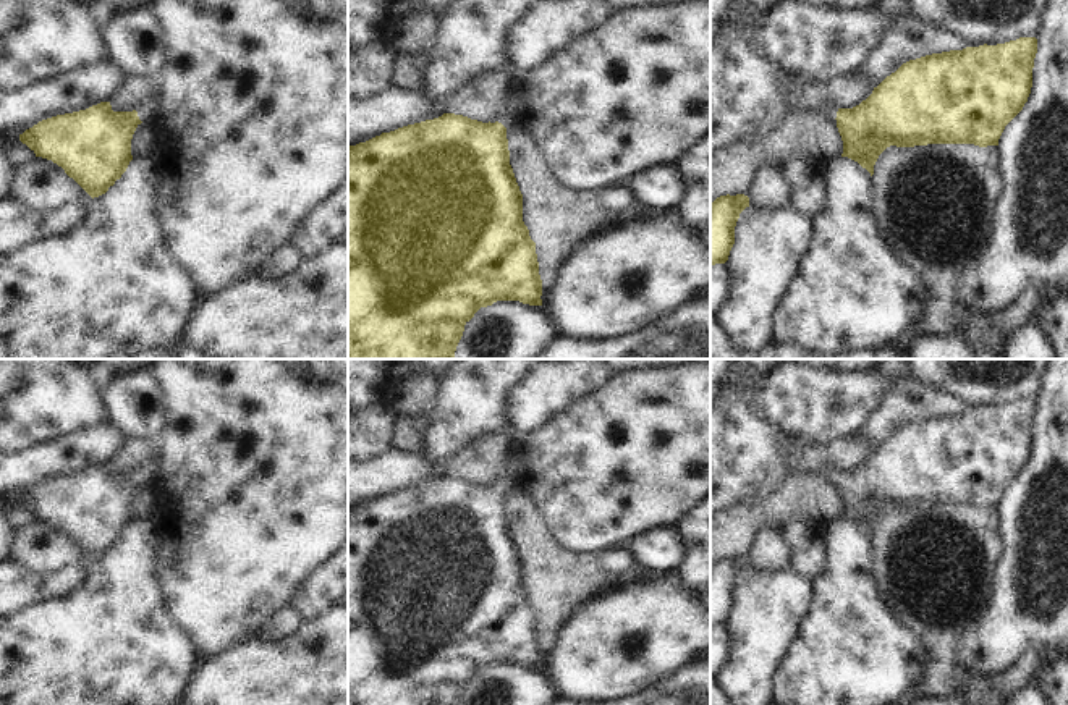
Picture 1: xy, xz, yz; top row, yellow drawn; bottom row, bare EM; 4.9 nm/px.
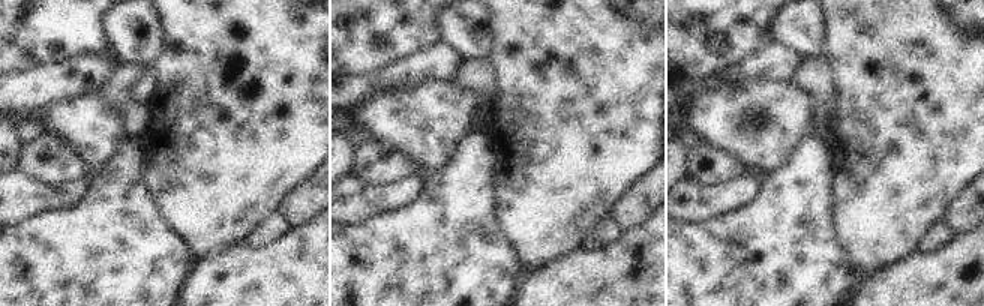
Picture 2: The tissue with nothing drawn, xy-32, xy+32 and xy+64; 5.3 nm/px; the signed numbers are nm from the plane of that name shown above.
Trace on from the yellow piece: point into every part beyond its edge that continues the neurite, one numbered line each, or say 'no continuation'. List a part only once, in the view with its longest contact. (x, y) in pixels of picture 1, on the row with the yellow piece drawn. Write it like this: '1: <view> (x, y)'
1: xy (148, 112)

